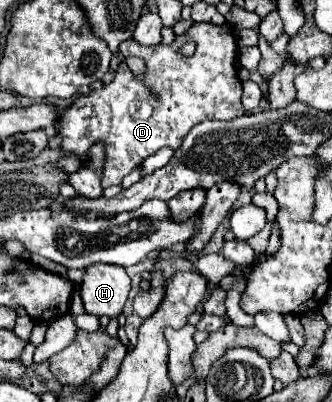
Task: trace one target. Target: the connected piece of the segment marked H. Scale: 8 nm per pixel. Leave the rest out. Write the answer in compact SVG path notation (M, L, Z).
M88 266L80 294L88 314L98 318L118 318L130 292L130 278L122 266Z

